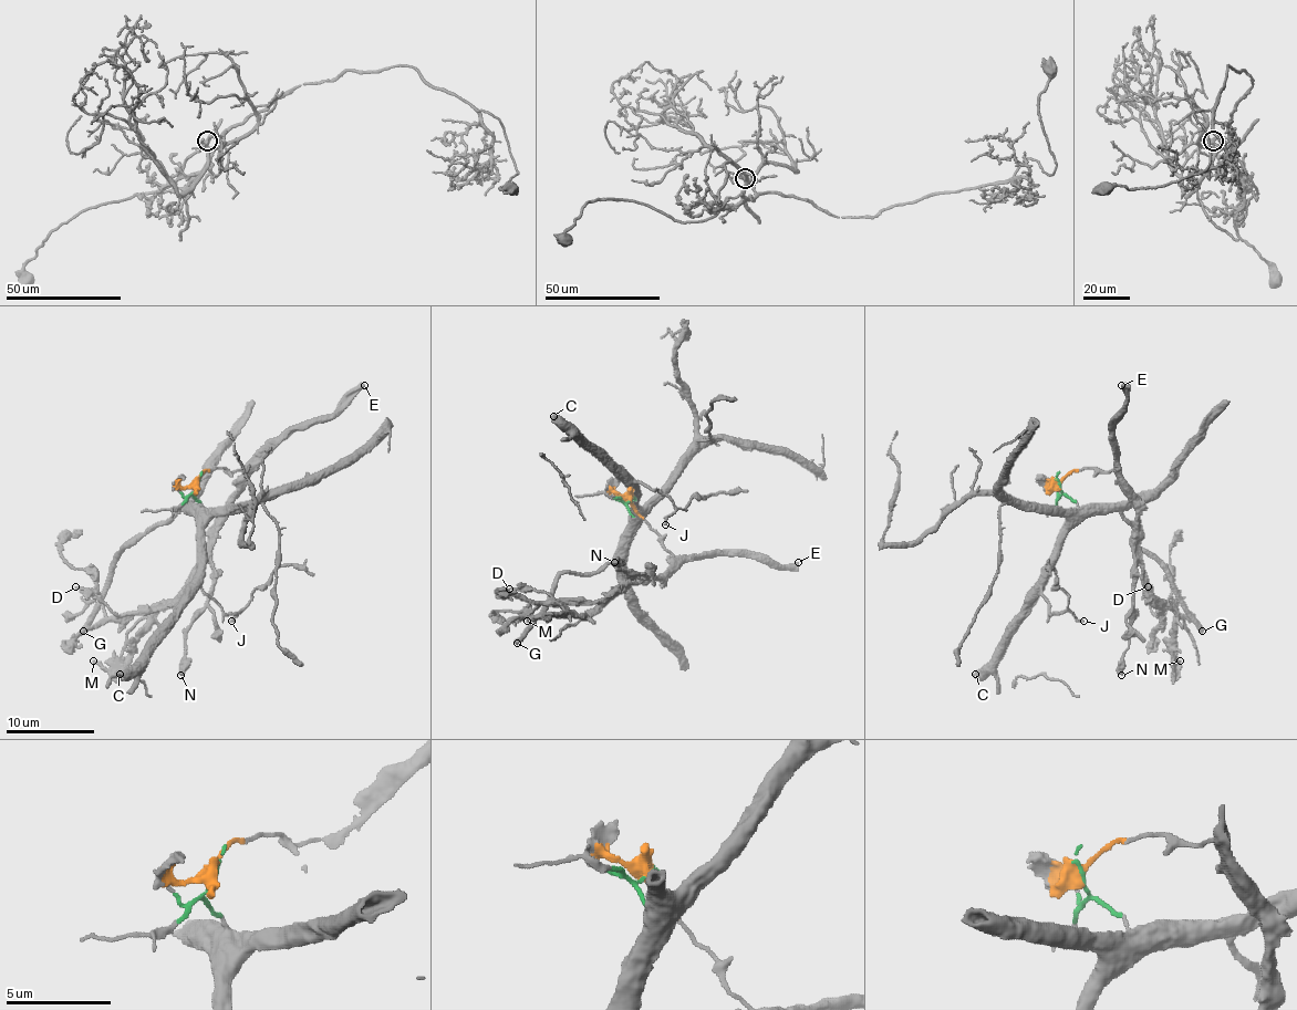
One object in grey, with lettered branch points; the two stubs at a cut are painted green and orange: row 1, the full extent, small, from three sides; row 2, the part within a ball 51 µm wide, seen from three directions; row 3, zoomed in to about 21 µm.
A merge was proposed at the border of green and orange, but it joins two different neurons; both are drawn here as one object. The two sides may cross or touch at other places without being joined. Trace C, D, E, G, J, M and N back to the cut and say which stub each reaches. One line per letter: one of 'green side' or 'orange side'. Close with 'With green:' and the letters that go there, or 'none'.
C: green side
D: orange side
E: orange side
G: green side
J: green side
M: orange side
N: orange side
With green: C, G, J

